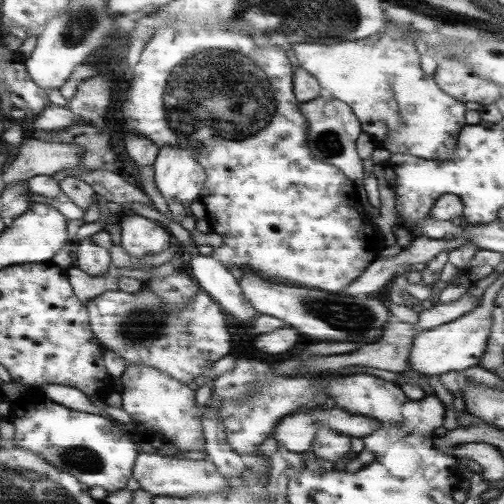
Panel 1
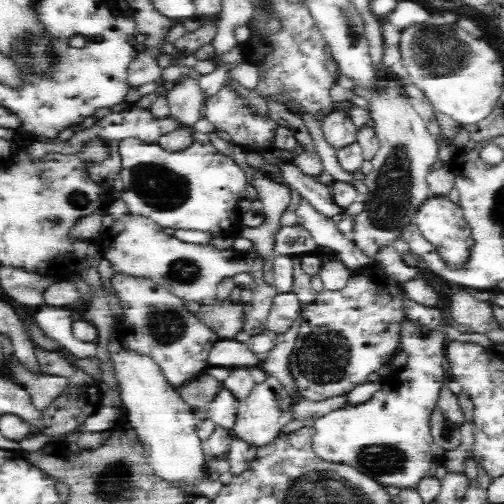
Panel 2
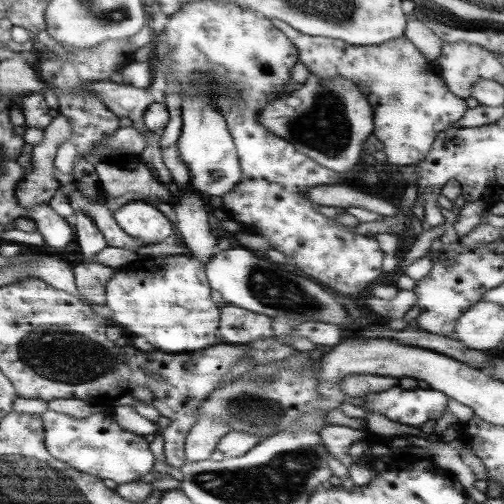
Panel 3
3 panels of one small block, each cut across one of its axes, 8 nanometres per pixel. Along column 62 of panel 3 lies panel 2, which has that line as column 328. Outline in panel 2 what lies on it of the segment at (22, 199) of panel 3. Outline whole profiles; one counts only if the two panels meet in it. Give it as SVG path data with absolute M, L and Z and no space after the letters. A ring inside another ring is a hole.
M330 112L322 118L322 132L328 146L340 154L350 144L358 142L358 130L346 112Z

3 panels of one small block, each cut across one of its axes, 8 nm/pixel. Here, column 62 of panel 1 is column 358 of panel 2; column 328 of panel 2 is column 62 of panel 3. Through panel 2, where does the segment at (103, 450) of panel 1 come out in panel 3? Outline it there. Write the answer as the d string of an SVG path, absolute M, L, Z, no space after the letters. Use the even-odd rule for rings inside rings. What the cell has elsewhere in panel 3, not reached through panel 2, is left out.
M47 410L41 416L45 420L49 452L57 460L71 464L73 468L85 472L87 476L99 476L103 480L109 478L117 482L117 486L121 486L121 484L139 482L139 478L149 474L155 466L155 456L145 436L123 430L123 426L117 422L113 412L101 412L85 420L55 410Z

